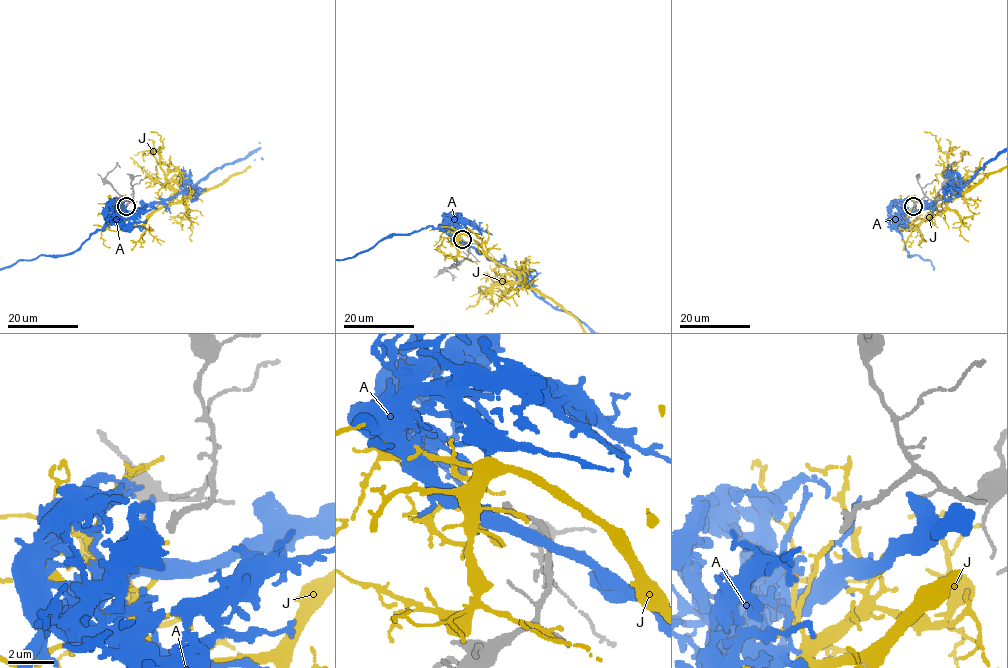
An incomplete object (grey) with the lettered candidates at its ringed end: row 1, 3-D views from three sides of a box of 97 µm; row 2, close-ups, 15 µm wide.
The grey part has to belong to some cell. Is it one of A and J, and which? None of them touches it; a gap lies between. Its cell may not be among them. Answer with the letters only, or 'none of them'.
none of them

